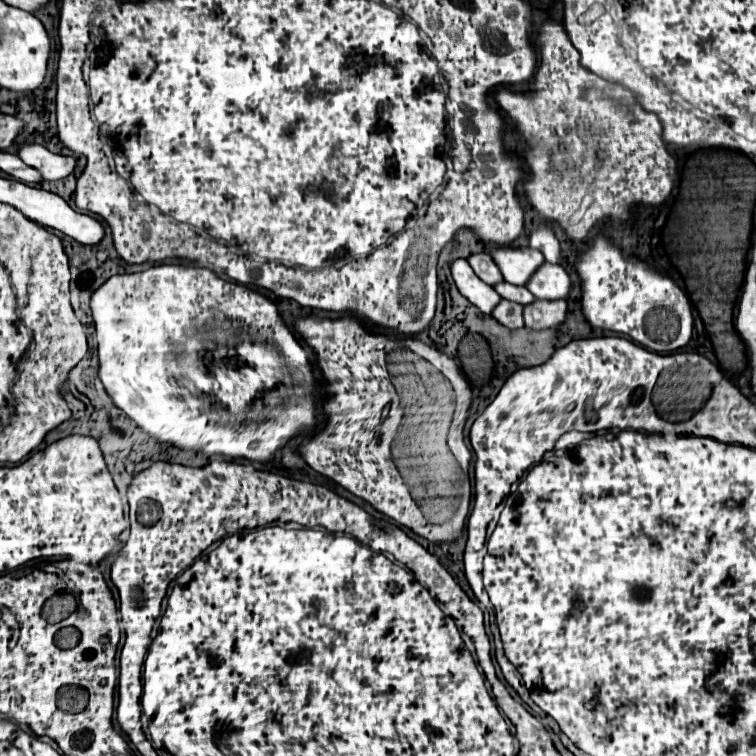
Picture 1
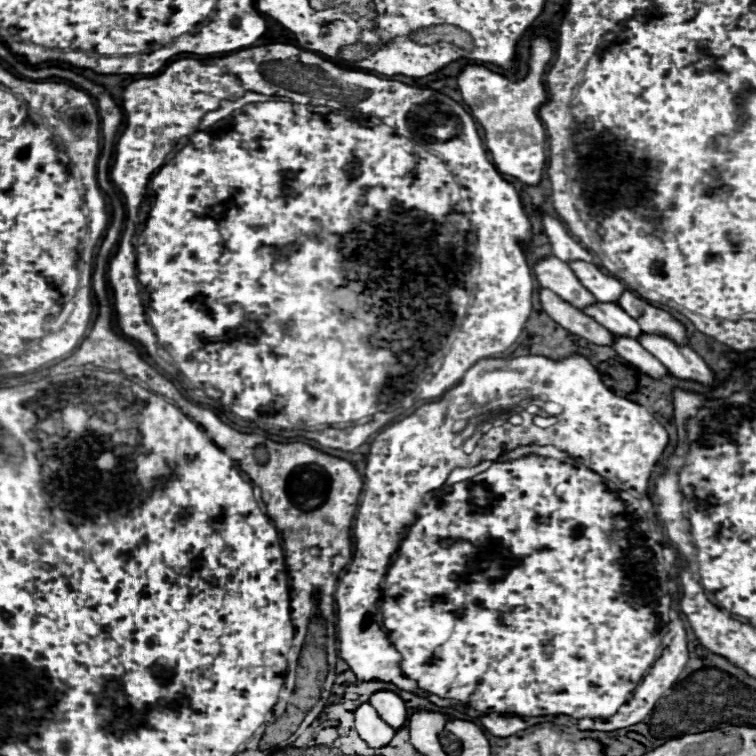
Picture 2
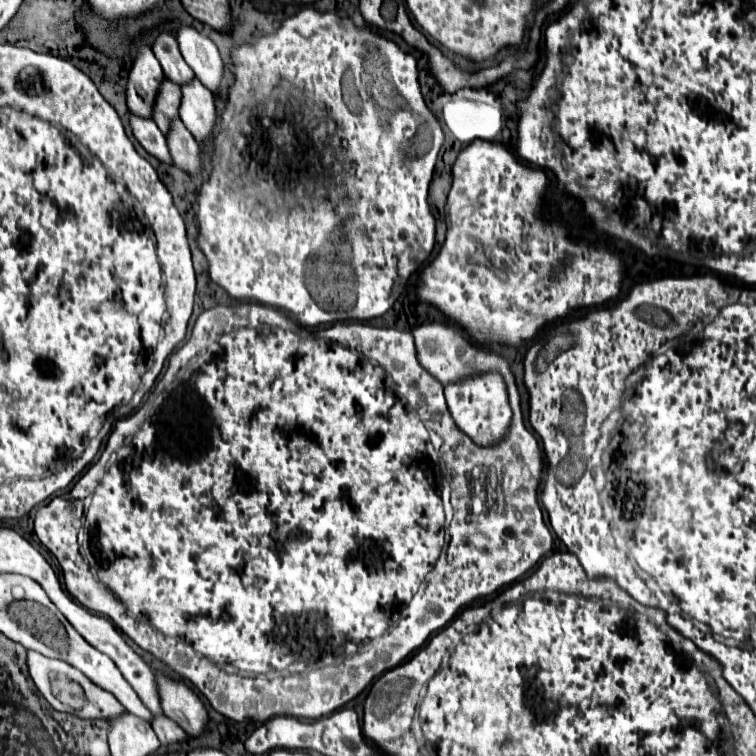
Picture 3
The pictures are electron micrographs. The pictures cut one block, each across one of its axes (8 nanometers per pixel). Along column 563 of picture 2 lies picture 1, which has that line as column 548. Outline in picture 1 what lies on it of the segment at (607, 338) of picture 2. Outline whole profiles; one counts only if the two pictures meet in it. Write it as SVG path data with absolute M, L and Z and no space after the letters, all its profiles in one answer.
M536 298L534 304L524 306L524 326L542 330L554 328L564 322L566 316L566 300L540 300Z

